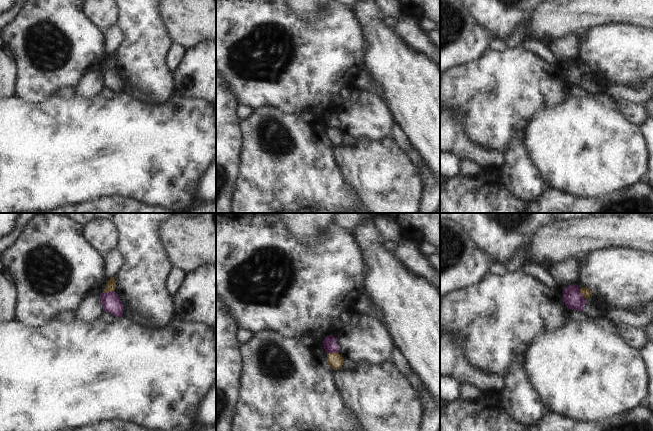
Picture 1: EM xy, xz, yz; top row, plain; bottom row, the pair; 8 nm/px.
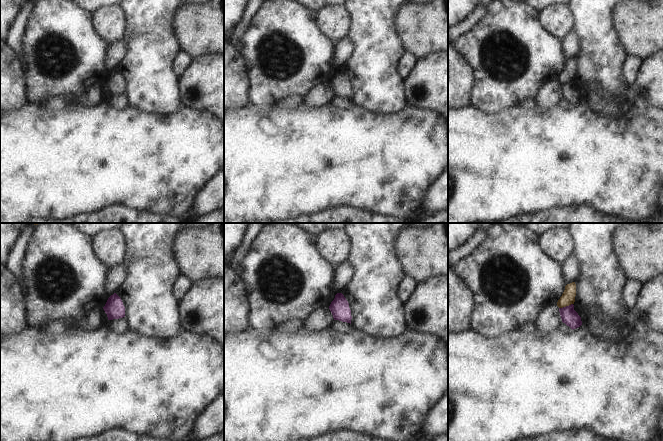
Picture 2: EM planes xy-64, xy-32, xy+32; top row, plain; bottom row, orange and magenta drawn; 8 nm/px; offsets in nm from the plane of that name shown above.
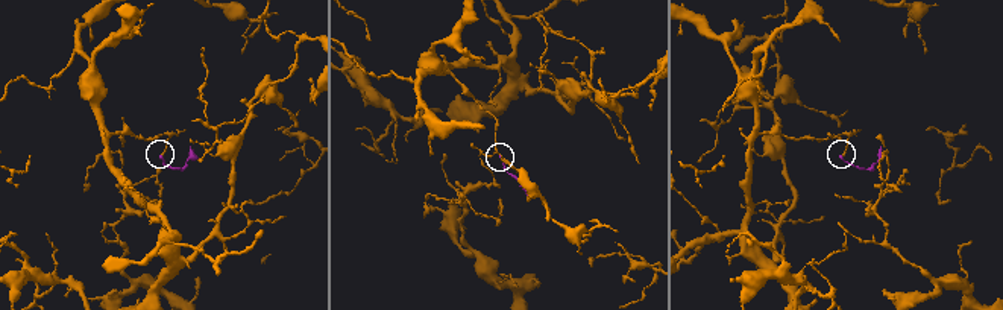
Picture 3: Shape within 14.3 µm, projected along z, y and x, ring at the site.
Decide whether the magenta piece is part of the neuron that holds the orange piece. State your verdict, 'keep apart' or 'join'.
keep apart

